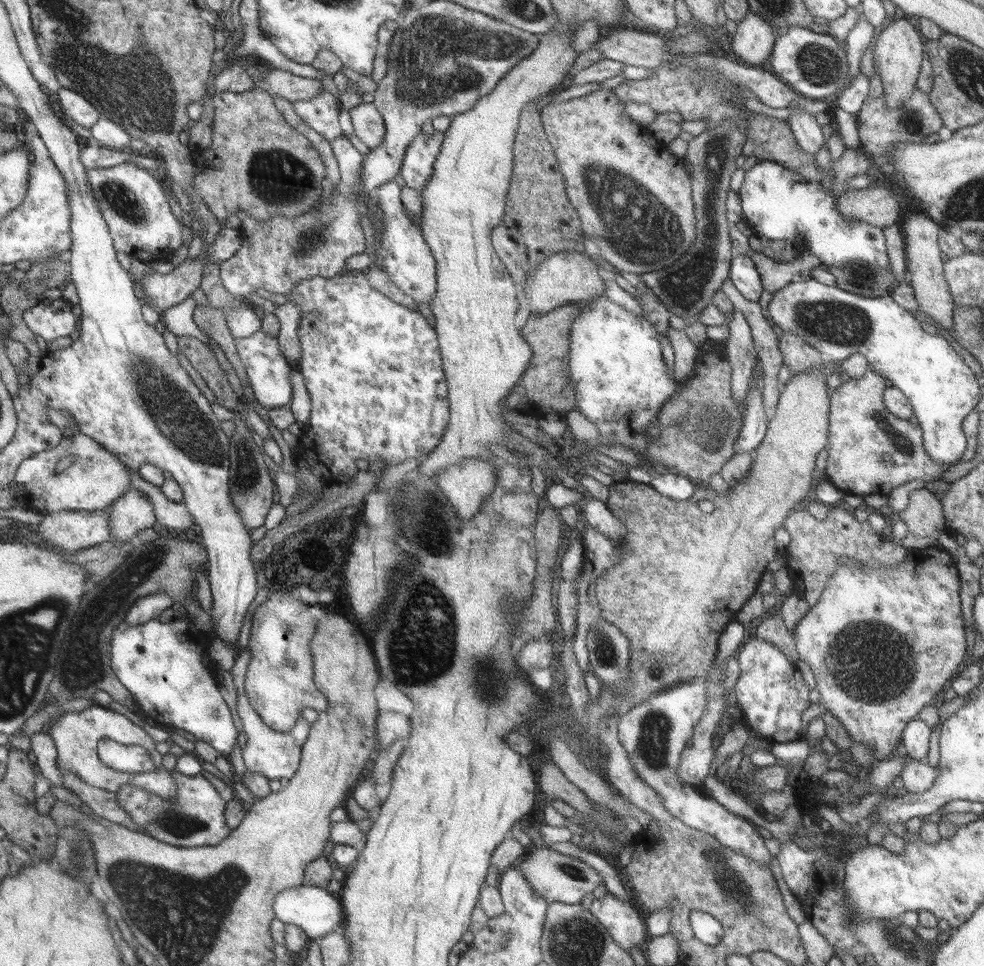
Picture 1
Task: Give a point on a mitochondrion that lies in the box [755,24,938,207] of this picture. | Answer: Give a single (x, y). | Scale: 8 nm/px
(818, 64)

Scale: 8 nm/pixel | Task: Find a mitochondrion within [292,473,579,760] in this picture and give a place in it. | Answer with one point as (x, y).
(420, 642)

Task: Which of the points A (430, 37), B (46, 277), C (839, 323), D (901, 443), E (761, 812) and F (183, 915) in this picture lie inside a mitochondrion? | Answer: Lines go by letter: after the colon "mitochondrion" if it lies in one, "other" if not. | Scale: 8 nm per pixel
A: mitochondrion
B: mitochondrion
C: mitochondrion
D: mitochondrion
E: other
F: mitochondrion

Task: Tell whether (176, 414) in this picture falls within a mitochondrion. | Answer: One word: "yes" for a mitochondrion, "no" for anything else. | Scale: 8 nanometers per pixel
yes

